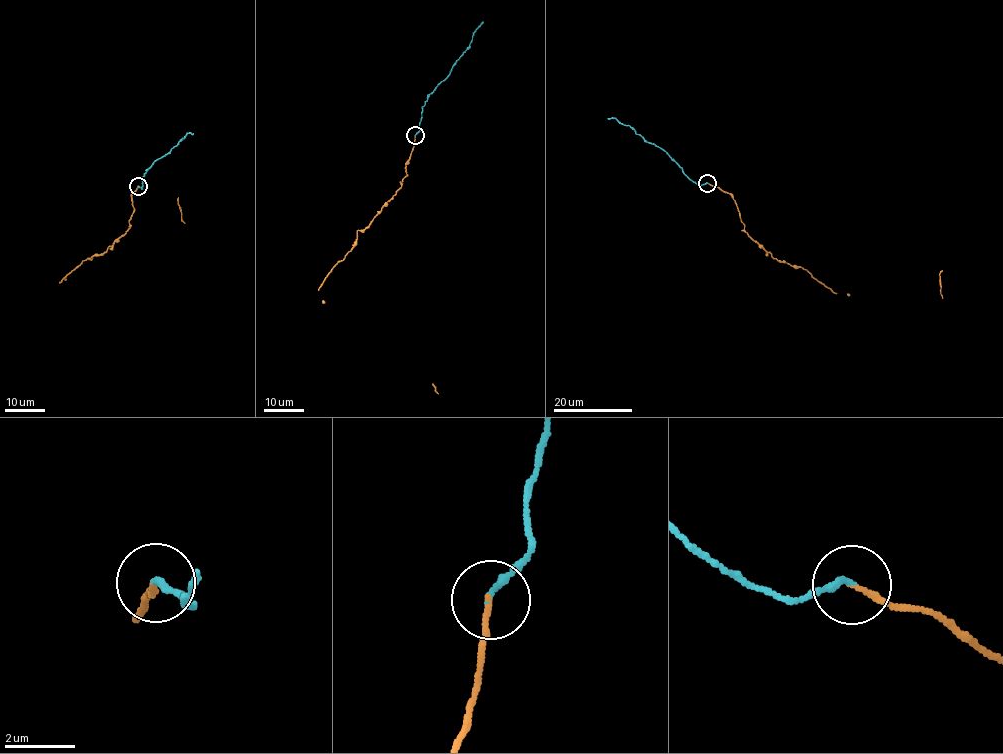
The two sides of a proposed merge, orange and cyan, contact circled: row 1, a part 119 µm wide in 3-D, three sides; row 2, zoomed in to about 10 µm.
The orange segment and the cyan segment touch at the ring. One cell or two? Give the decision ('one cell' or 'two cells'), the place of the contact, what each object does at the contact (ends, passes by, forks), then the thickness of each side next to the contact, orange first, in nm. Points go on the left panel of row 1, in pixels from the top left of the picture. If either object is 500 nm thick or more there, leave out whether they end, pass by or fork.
one cell; place (138, 186); orange ends; cyan ends; calibres 150 and 190 nm

